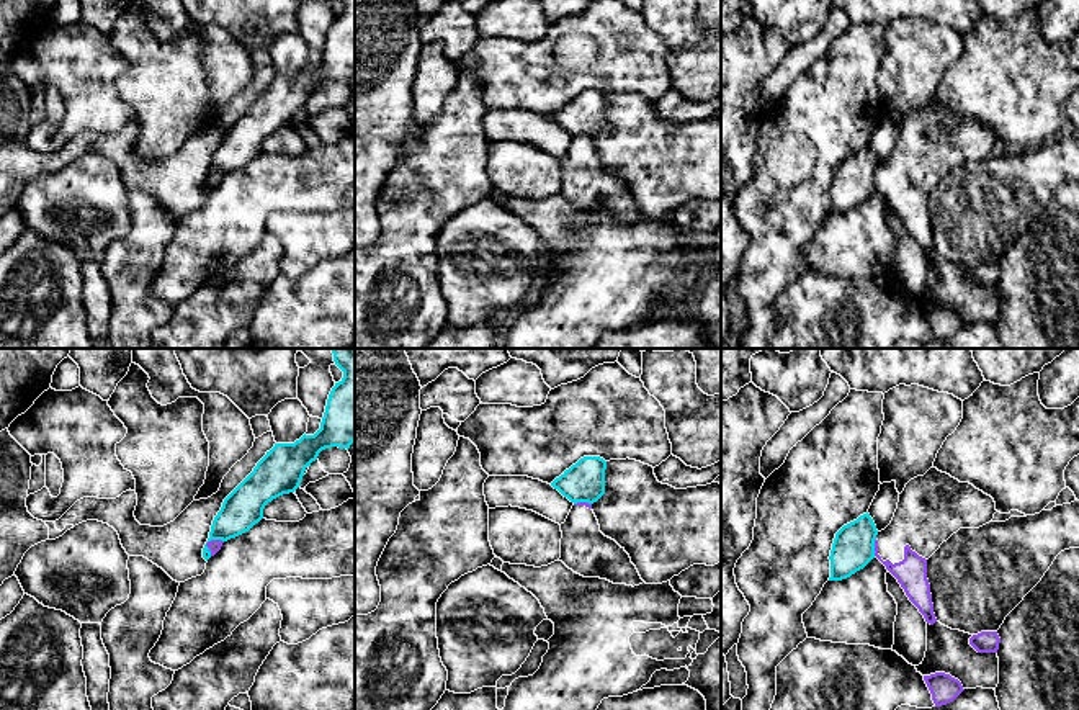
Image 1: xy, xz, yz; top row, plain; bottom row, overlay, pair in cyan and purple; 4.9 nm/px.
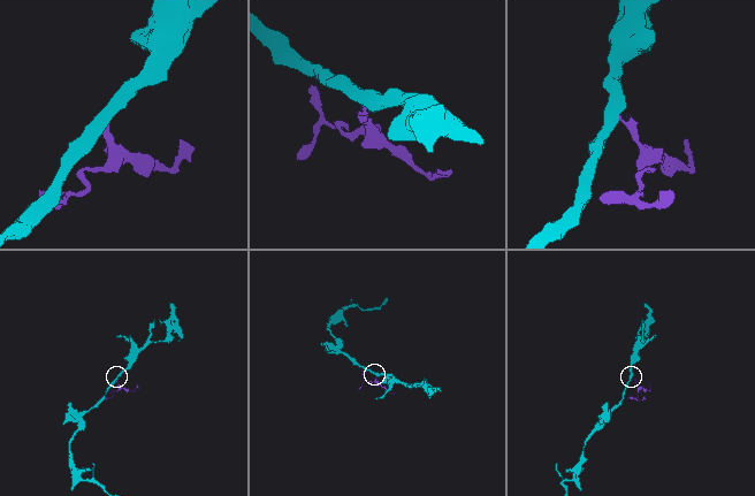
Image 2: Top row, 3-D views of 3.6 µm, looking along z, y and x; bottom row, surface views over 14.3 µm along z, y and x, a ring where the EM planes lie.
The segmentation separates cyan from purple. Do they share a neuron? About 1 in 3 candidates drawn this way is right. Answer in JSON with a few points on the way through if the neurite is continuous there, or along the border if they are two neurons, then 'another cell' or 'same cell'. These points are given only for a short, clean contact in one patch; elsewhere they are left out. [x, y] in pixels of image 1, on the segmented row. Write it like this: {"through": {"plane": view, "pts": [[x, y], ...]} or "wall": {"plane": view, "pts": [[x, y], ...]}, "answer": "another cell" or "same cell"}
{"wall": {"plane": "xy", "pts": [[221, 539], [211, 539], [206, 543], [210, 555]]}, "answer": "another cell"}

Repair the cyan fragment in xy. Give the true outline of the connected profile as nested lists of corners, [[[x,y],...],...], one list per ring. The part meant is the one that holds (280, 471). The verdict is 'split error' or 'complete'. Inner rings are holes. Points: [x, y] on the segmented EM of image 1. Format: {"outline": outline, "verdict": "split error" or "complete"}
{"outline": [[[332,348],[335,365],[343,371],[343,378],[332,388],[320,429],[314,435],[302,435],[294,443],[275,443],[257,463],[253,471],[224,499],[221,510],[213,520],[209,538],[227,541],[245,532],[263,519],[263,509],[273,499],[294,492],[304,471],[317,460],[325,448],[350,448],[355,442],[355,348]]], "verdict": "complete"}

